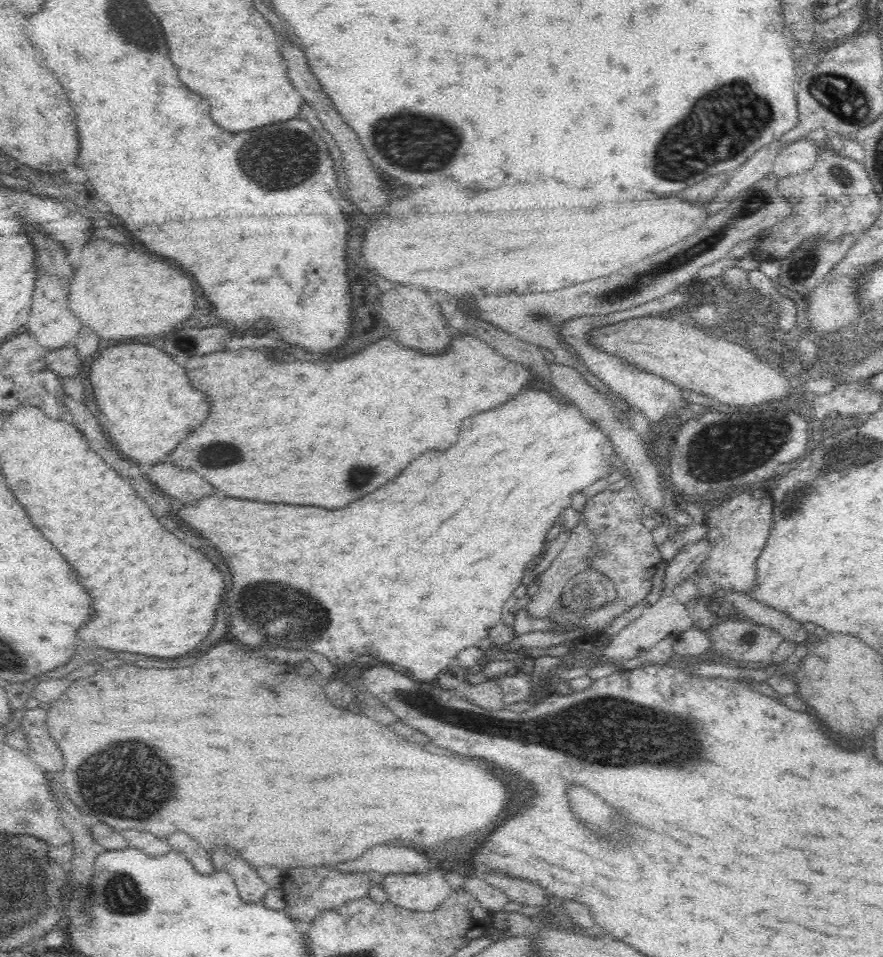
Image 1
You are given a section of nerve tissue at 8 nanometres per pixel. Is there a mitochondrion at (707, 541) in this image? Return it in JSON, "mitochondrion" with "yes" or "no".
{"mitochondrion":"no"}

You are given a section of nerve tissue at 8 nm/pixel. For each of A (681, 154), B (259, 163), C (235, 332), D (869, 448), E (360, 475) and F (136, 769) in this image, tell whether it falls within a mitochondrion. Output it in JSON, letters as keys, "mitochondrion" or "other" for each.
{"A":"mitochondrion","B":"mitochondrion","C":"other","D":"mitochondrion","E":"mitochondrion","F":"mitochondrion"}

